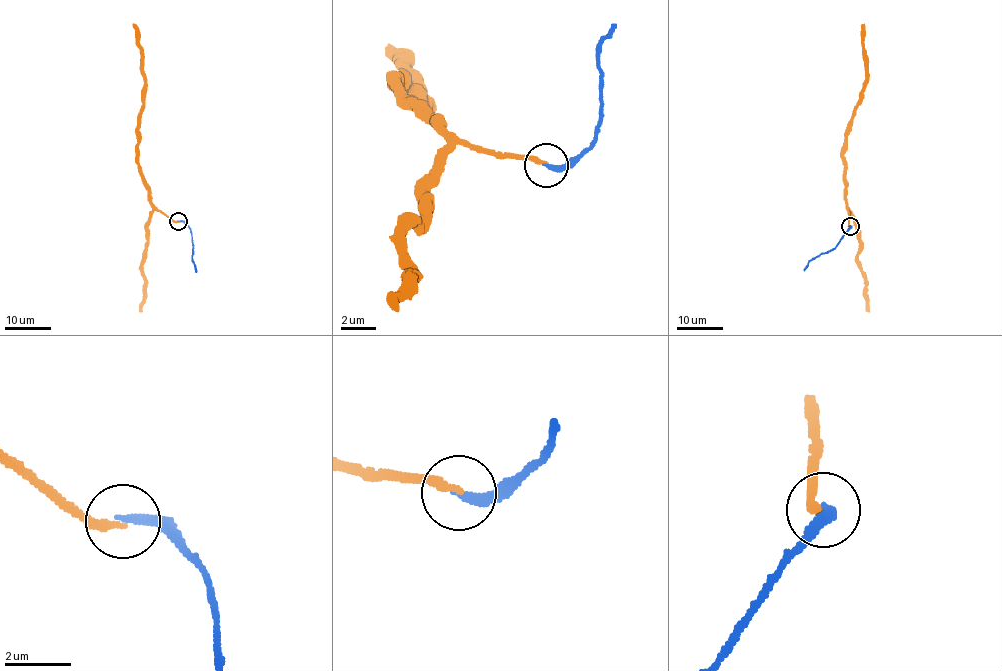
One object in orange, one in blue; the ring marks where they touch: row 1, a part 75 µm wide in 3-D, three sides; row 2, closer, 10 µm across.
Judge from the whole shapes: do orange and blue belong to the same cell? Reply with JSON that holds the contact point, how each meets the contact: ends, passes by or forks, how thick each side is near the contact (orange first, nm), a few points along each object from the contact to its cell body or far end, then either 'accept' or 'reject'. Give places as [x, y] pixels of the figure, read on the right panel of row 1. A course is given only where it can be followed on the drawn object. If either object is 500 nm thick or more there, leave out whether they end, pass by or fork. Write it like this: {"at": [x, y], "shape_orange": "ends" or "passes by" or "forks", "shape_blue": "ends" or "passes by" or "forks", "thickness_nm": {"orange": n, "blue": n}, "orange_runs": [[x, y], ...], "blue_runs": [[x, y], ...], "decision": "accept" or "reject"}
{"at": [850, 226], "shape_orange": "ends", "shape_blue": "ends", "thickness_nm": {"orange": 240, "blue": 280}, "orange_runs": [[850, 226], [843, 159], [845, 131], [864, 81], [864, 23]], "blue_runs": [[850, 226], [835, 248], [813, 257], [804, 271]], "decision": "accept"}

